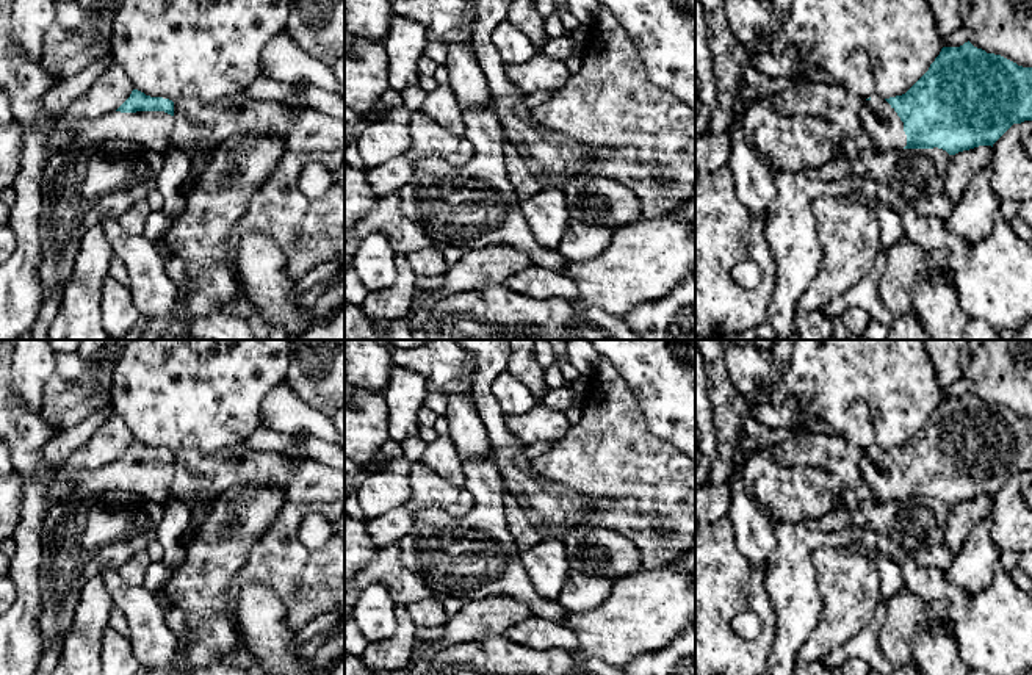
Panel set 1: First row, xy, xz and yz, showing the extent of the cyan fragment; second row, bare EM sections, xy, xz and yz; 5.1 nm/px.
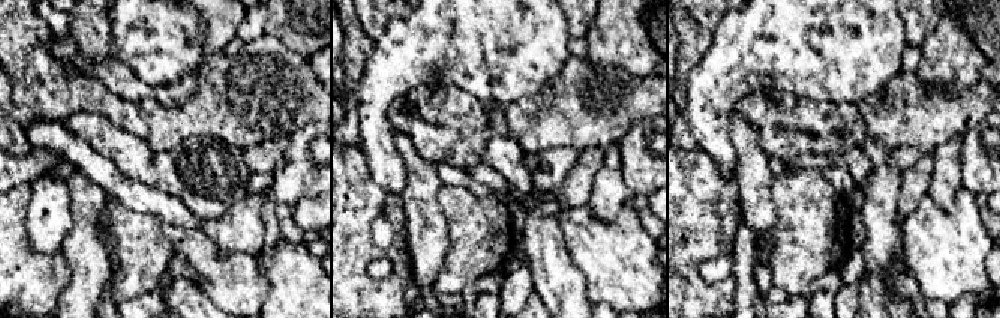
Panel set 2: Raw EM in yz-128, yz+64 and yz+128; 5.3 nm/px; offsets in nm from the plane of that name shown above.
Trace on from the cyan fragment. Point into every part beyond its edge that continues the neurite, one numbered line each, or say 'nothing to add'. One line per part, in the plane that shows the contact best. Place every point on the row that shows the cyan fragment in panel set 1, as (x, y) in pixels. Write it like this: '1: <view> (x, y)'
1: xy (152, 130)

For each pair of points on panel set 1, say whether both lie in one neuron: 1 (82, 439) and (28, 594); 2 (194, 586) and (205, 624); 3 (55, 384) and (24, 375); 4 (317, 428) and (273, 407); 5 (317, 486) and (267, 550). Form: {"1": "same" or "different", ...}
{"1": "different", "2": "same", "3": "different", "4": "same", "5": "different"}

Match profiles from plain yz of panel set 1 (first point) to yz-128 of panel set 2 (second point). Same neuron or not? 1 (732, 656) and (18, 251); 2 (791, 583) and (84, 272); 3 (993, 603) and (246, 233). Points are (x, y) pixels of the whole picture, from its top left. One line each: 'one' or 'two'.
1: one
2: one
3: two

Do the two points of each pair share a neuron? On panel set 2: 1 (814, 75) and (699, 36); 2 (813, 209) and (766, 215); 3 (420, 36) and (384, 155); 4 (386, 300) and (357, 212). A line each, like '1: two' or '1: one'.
1: two
2: two
3: one
4: one

